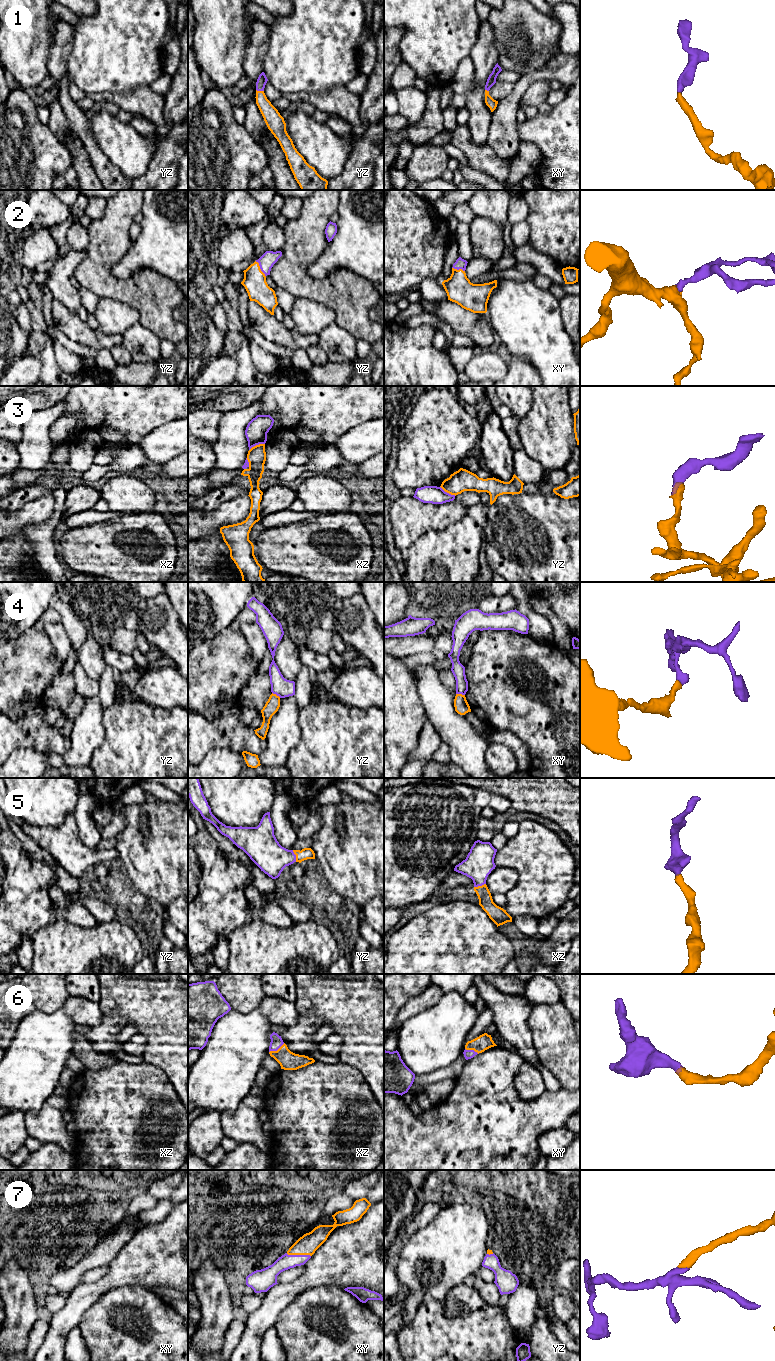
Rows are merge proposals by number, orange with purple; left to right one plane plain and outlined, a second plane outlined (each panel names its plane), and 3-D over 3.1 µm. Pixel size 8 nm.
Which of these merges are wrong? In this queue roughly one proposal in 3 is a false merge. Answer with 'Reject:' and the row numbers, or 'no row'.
Reject: 3, 4

